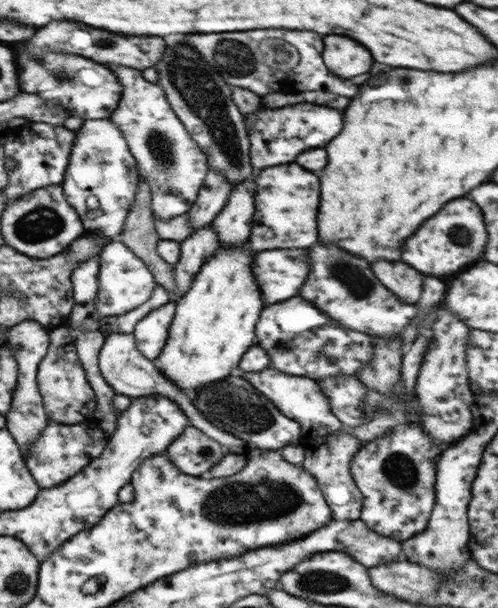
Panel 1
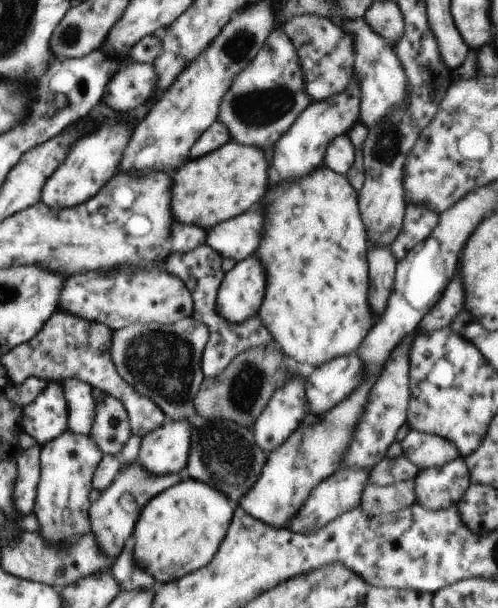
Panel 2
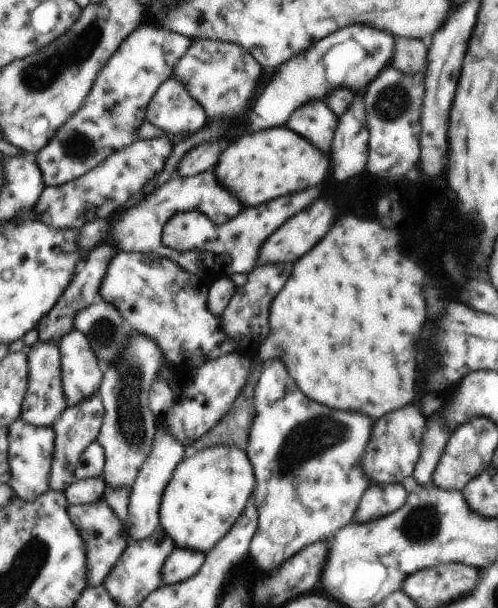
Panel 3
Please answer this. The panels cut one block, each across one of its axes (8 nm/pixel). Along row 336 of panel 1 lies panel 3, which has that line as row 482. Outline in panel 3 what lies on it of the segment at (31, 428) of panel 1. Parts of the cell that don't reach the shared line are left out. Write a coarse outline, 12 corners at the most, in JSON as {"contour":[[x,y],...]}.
{"contour":[[10,429],[11,485],[36,502],[50,488],[55,432]]}

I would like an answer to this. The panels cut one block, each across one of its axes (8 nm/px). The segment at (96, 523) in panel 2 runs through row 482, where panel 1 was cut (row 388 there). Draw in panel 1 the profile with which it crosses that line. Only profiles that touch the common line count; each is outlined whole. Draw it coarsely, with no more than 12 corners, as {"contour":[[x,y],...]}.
{"contour":[[112,332],[99,352],[104,380],[131,399],[161,394],[191,426],[244,455],[250,444],[212,424],[136,348],[133,334]]}

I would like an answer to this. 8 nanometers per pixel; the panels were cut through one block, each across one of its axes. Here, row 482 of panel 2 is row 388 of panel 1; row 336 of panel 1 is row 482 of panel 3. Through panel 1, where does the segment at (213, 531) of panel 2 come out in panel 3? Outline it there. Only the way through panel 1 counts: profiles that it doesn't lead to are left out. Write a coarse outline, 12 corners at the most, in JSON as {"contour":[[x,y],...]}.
{"contour":[[243,449],[185,456],[164,489],[160,528],[206,556],[256,484]]}

